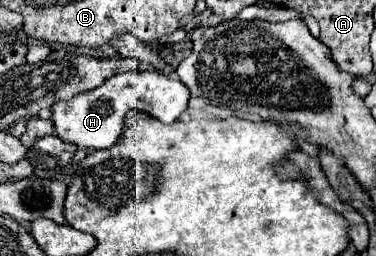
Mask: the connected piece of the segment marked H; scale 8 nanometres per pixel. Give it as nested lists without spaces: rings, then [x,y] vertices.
[[[136,70],[122,72],[108,78],[102,86],[82,92],[66,102],[56,102],[52,106],[52,122],[58,138],[62,142],[74,144],[88,150],[110,148],[124,128],[124,118],[130,110],[148,112],[164,124],[172,124],[188,106],[190,92],[178,78],[170,78],[158,70]]]

